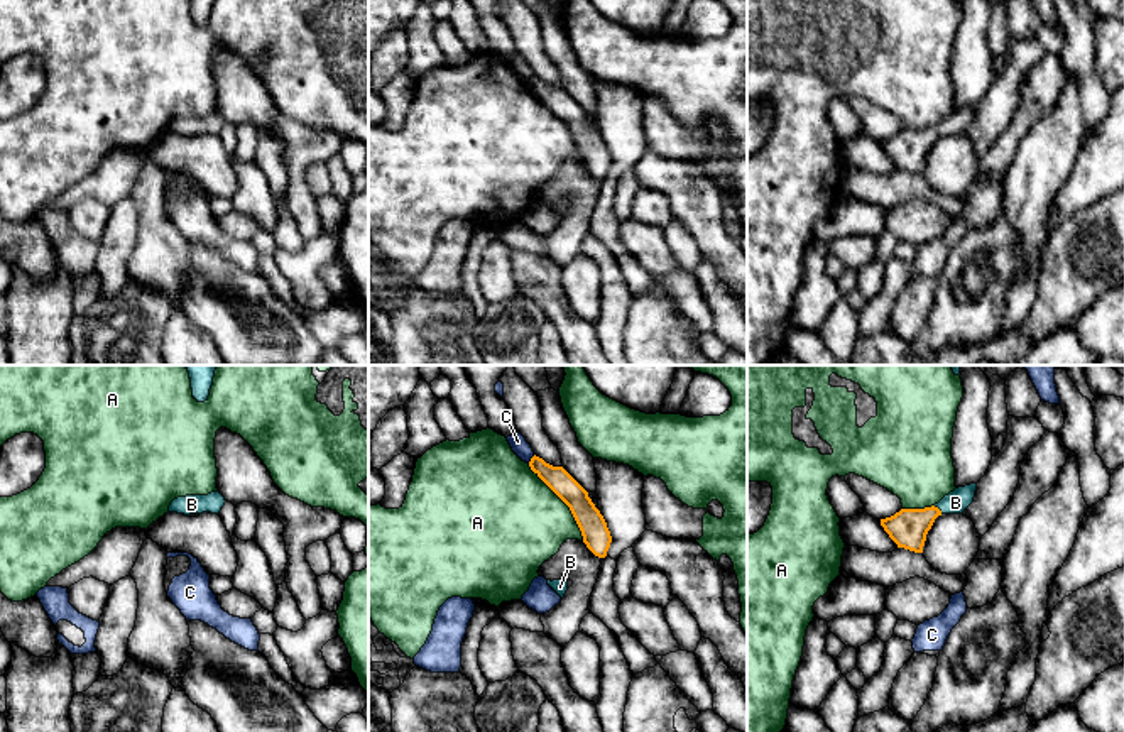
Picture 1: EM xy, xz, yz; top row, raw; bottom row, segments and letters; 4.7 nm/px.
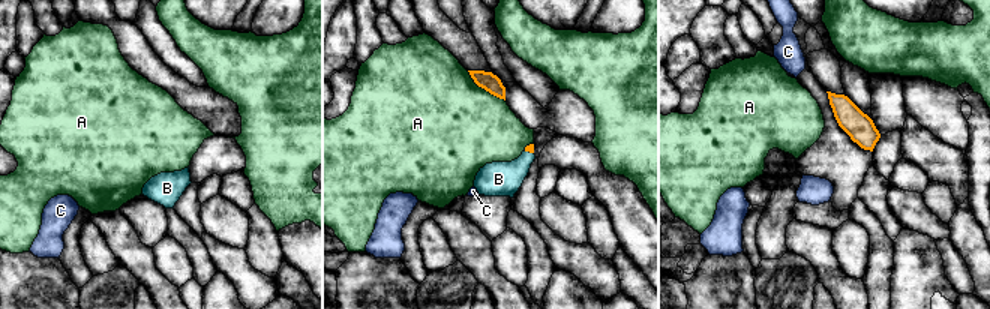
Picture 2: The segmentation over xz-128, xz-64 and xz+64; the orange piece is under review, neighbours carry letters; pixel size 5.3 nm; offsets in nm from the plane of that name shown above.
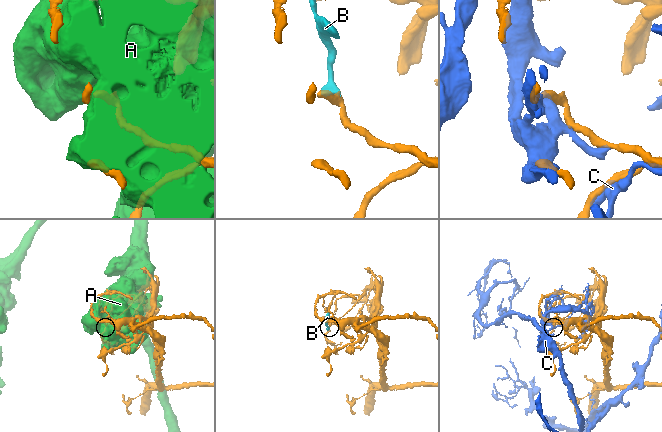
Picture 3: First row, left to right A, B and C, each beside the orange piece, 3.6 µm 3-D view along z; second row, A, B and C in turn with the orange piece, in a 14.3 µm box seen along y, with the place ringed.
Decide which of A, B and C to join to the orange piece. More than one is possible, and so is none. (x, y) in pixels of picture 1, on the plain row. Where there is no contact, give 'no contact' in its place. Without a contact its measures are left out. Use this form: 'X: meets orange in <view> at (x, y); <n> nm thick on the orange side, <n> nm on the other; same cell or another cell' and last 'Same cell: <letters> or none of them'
A: meets orange in xz at (563, 122); 130 nm thick on the orange side, 460 nm on the other; another cell
B: meets orange in yz at (938, 131); 190 nm thick on the orange side, 110 nm on the other; same cell
C: meets orange in xz at (531, 80); 110 nm thick on the orange side, 80 nm on the other; another cell
Same cell: B

